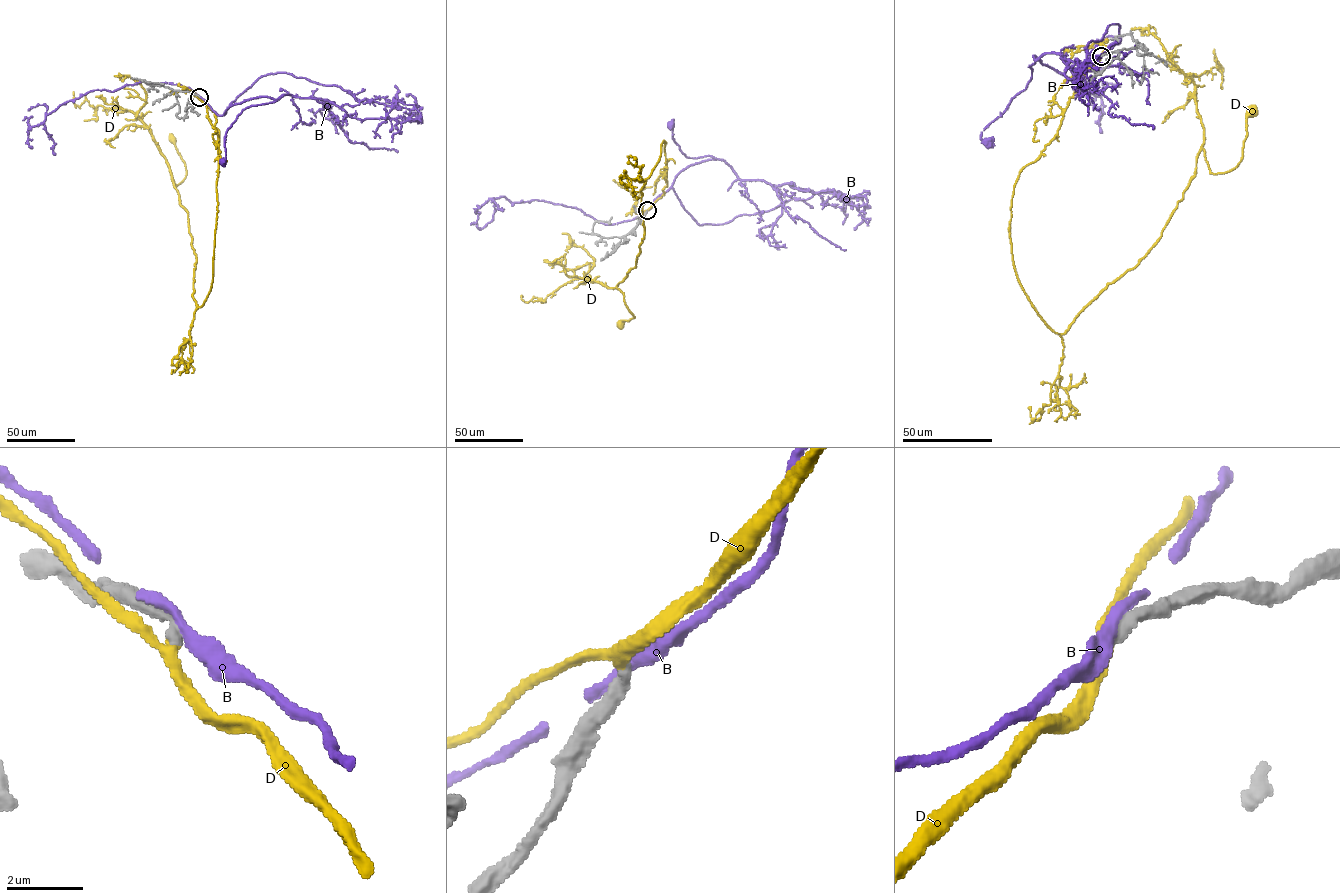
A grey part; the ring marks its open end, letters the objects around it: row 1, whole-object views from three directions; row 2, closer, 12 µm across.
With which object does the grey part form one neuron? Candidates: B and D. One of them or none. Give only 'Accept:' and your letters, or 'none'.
Accept: D

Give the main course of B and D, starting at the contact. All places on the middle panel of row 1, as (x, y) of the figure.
B: (647, 210), (682, 170), (711, 159), (723, 160), (710, 156), (687, 157), (673, 138), (673, 119), (670, 124)
D: (647, 210), (667, 185), (663, 141), (640, 190), (644, 237), (636, 265), (617, 286), (634, 317), (620, 324)

